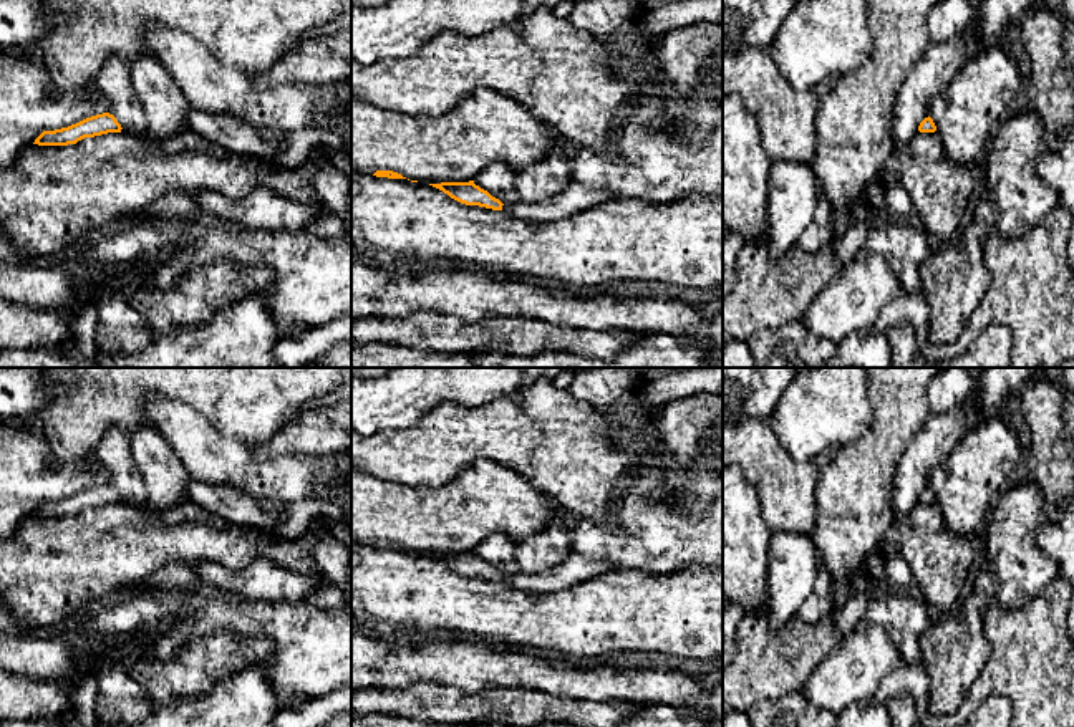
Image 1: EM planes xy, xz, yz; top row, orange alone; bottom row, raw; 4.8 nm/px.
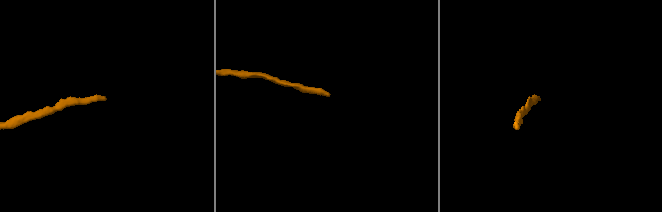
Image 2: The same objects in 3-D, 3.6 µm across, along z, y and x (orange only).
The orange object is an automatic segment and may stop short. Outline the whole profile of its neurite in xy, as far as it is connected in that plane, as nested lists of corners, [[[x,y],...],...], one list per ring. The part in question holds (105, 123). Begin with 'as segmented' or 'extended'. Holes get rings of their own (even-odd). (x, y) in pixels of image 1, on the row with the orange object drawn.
as segmented; [[[109,113],[86,118],[68,128],[43,131],[33,144],[38,146],[68,146],[76,144],[85,137],[94,137],[108,132],[121,132],[121,124]]]

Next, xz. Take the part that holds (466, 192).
extended; [[[474,181],[441,182],[441,184],[429,184],[429,185],[443,190],[451,199],[461,204],[502,210],[515,219],[525,219],[535,222],[550,222],[550,220],[565,219],[588,207],[620,199],[603,189],[588,189],[577,182],[570,182],[570,185],[565,190],[539,204],[525,204],[520,200],[514,204],[502,204],[499,199],[492,197],[487,190],[476,185]]]

